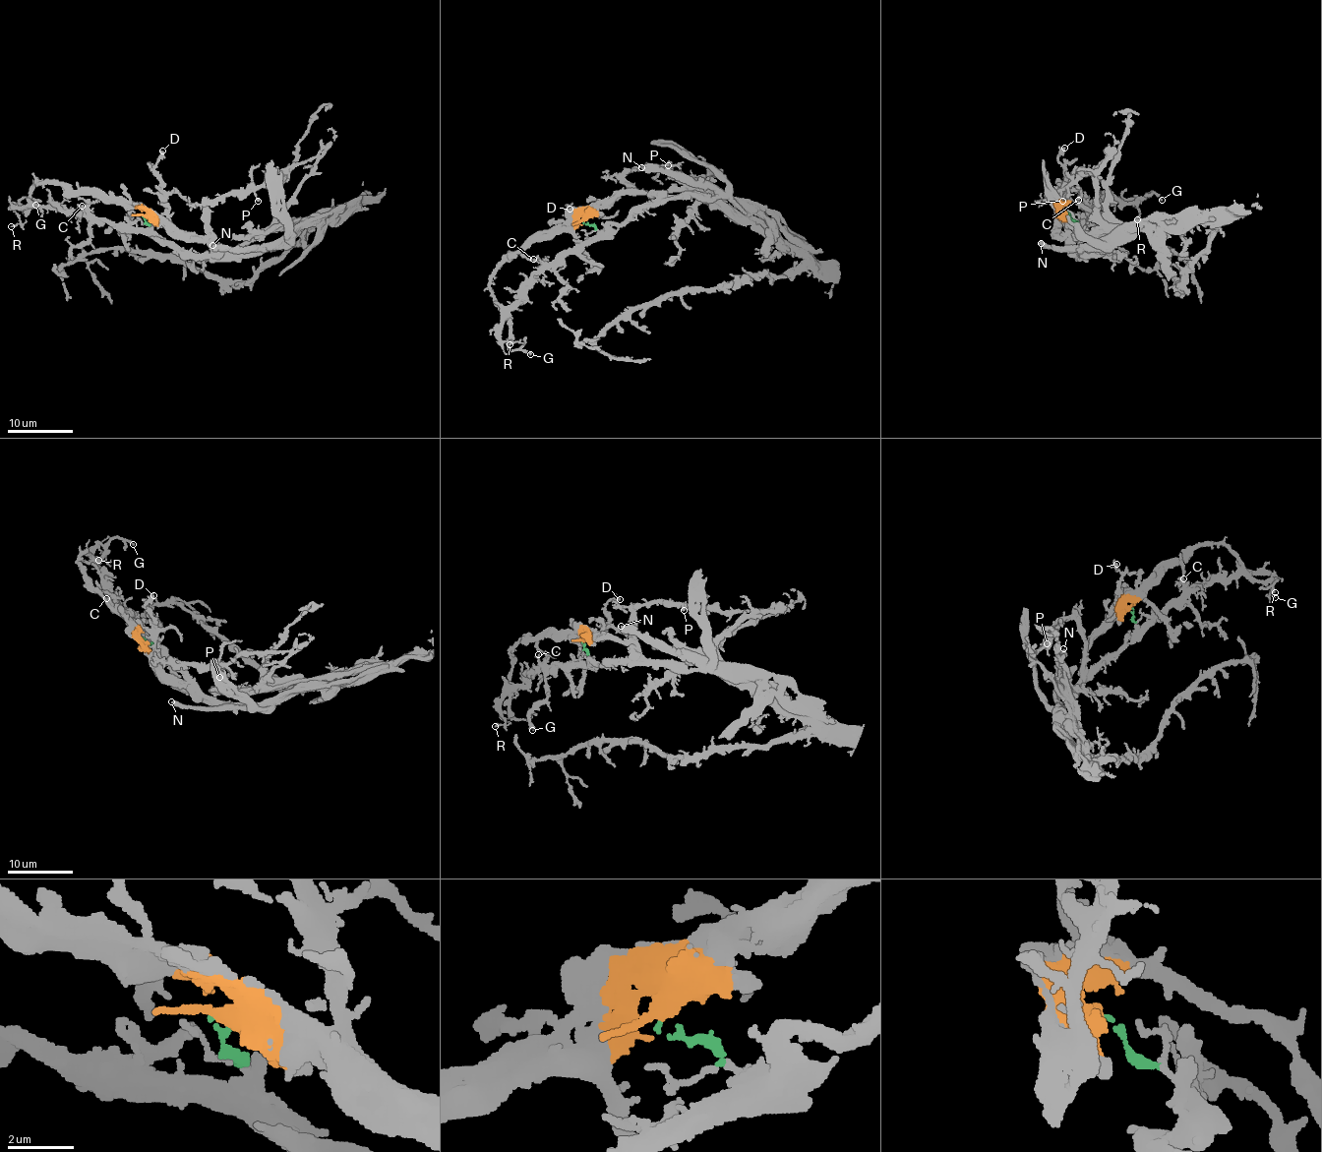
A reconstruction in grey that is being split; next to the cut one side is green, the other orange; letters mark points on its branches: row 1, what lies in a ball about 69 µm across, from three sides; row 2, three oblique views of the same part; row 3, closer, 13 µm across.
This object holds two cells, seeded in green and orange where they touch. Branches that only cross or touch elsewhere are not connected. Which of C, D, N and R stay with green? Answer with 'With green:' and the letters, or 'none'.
With green: C, N, R

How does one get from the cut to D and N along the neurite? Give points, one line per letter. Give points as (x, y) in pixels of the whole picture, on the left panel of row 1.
D: (145, 215), (159, 215), (164, 211), (160, 181), (153, 168), (161, 151)
N: (145, 215), (150, 228), (186, 253), (199, 256), (268, 252), (274, 247), (214, 249), (213, 246)

